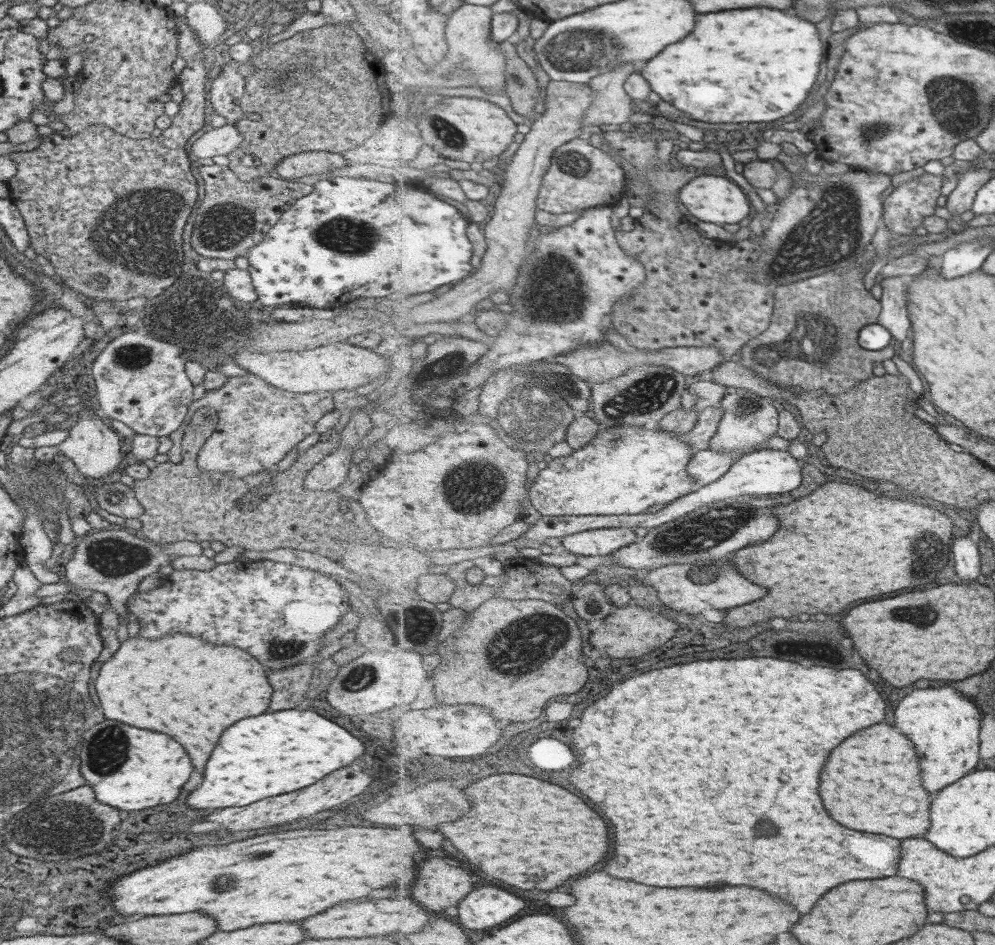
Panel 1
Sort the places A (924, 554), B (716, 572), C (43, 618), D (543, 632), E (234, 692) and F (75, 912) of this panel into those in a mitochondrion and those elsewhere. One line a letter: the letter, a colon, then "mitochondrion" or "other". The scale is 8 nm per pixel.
A: mitochondrion
B: mitochondrion
C: other
D: mitochondrion
E: other
F: other

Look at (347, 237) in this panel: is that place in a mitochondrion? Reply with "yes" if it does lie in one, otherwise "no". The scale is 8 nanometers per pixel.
yes

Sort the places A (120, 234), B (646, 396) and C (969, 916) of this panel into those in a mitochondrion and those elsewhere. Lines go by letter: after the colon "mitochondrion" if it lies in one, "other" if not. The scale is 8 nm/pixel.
A: mitochondrion
B: mitochondrion
C: other

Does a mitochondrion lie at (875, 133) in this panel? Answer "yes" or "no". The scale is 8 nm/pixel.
yes

